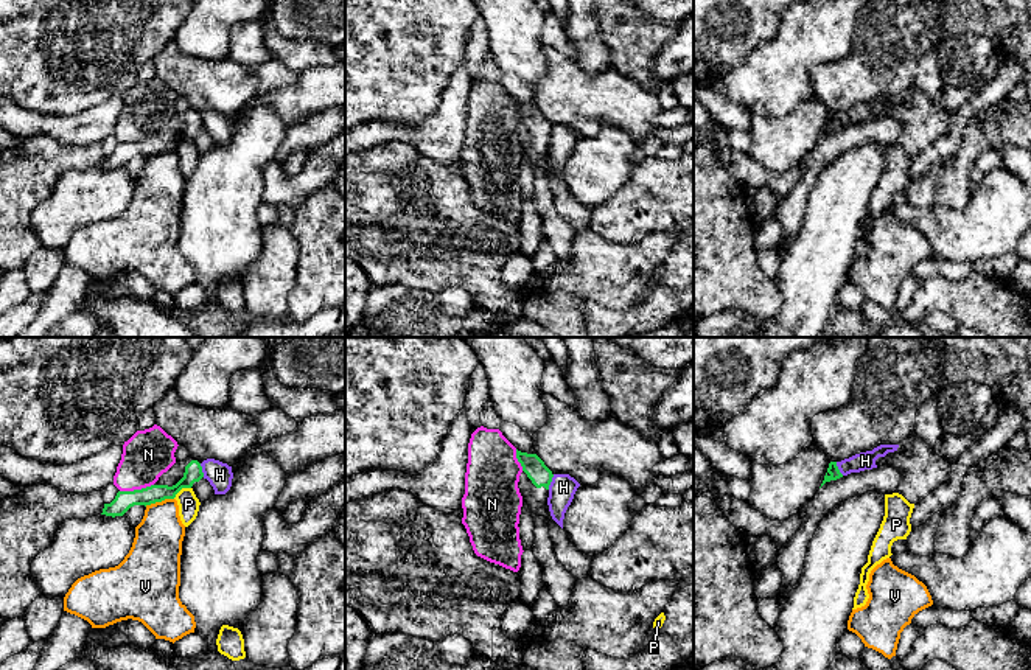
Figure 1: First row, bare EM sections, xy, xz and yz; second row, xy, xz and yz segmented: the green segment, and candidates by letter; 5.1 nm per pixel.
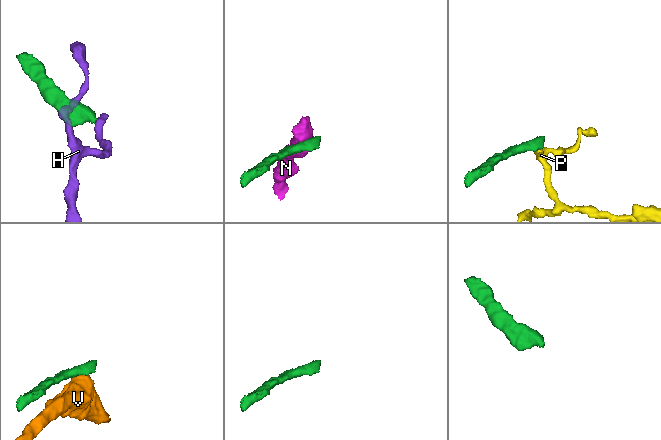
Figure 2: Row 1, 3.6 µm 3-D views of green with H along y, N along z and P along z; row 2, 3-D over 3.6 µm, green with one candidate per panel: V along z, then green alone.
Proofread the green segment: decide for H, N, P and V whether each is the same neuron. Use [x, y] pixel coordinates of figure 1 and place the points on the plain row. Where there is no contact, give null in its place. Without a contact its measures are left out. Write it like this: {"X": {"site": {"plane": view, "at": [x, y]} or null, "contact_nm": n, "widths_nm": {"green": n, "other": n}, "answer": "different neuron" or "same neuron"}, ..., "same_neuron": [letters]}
{"H": {"site": {"plane": "xz", "at": [551, 132]}, "contact_nm": 90, "widths_nm": {"green": 110, "other": 140}, "answer": "different neuron"}, "N": {"site": {"plane": "xy", "at": [136, 142]}, "contact_nm": 180, "widths_nm": {"green": 100, "other": 240}, "answer": "different neuron"}, "P": {"site": {"plane": "xy", "at": [181, 140]}, "contact_nm": 110, "widths_nm": {"green": 100, "other": 110}, "answer": "different neuron"}, "V": {"site": {"plane": "xy", "at": [159, 153]}, "contact_nm": 160, "widths_nm": {"green": 100, "other": 260}, "answer": "different neuron"}, "same_neuron": []}

